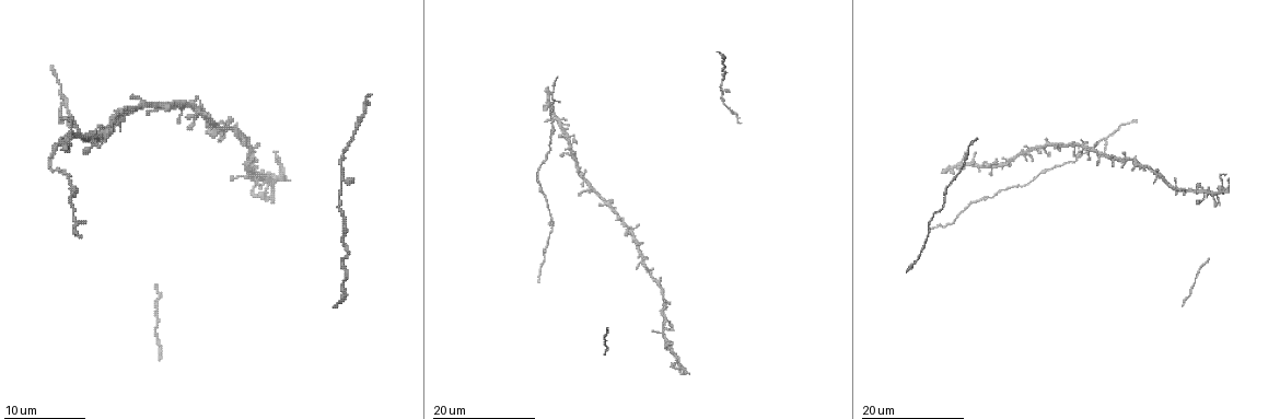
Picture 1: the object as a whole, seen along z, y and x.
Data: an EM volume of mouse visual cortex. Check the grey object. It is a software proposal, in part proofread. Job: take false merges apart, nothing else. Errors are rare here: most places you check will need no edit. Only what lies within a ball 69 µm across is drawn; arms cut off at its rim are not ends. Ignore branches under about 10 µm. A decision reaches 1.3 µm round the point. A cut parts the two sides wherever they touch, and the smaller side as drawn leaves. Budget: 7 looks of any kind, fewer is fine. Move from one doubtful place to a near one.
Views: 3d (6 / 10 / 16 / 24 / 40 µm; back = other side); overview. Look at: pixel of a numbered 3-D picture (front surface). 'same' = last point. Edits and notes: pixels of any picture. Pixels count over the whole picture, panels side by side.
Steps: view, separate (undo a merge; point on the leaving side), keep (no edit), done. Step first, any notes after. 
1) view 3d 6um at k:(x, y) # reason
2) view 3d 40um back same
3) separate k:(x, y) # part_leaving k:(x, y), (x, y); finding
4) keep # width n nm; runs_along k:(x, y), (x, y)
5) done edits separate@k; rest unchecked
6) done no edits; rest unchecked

view 3d 16um at 1:(341, 185) # a narrow waist

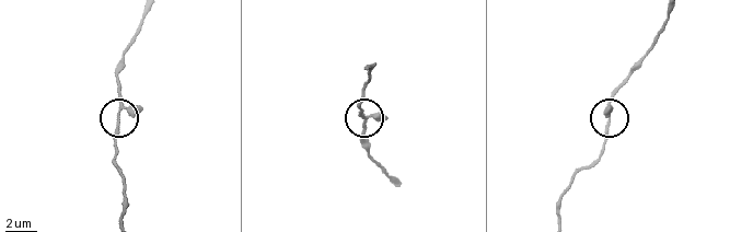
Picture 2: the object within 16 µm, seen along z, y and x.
view 3d 6um at 2:(119, 117)

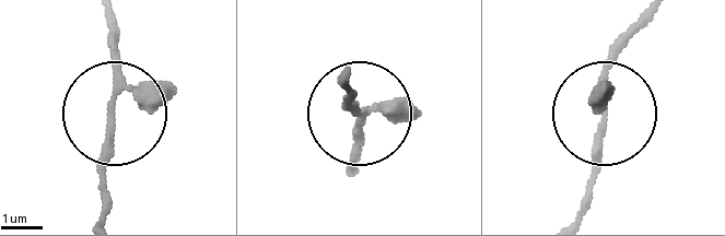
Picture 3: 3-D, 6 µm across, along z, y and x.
keep # one neuron here

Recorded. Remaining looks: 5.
view 3d 16um at 1:(201, 110) # looks like a crossing

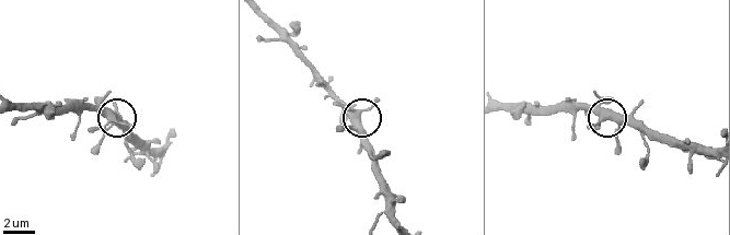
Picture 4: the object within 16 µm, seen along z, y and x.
view 3d 6um at 4:(359, 117)

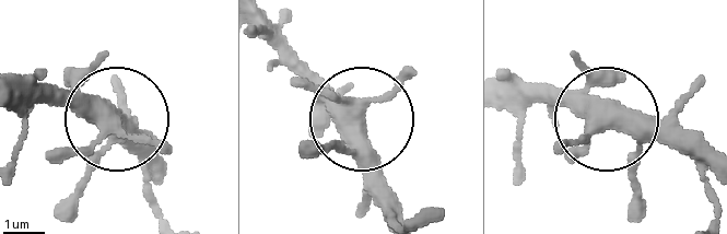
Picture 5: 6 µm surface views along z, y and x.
keep # arms 5; runs_along 5:(577, 114), (647, 114), (695, 135); continuous, no second neuron

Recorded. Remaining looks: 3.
view 3d 24um at 1:(1203, 195) # looks like a crossing

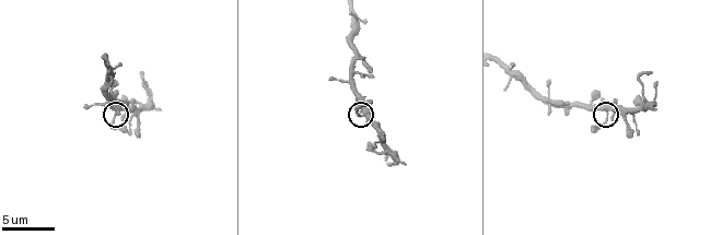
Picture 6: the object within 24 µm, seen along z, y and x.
view 3d 10um at 6:(362, 116)

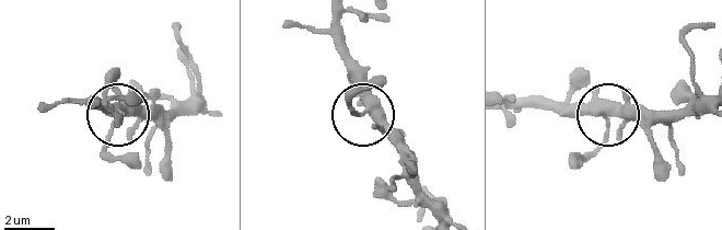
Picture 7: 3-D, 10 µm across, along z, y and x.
keep # one neuron here

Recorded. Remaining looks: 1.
done no edits; rest unchecked

